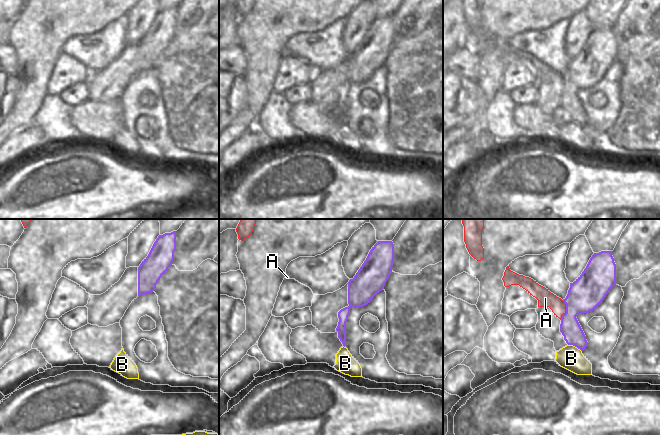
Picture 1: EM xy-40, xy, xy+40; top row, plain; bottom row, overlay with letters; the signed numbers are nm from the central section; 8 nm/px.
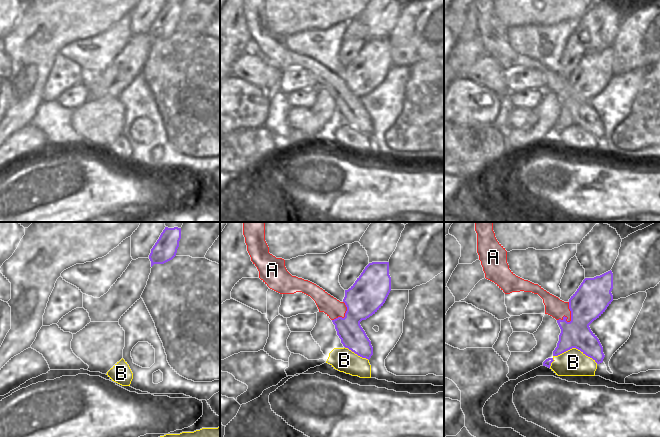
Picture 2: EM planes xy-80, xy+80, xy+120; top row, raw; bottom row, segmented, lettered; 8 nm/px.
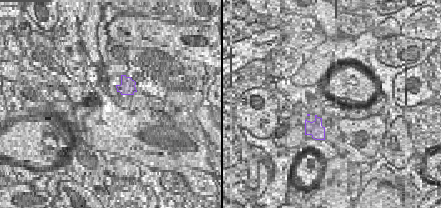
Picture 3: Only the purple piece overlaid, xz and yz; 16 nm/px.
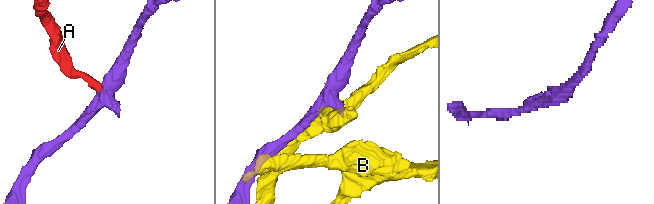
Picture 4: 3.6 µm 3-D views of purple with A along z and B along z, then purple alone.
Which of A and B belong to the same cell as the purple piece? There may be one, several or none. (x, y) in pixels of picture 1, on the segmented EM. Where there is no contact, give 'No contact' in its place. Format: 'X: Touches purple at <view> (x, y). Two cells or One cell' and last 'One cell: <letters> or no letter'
A: Touches purple at xy+40 (566, 310). Two cells
B: Touches purple at xy+40 (575, 346). Two cells
One cell: no letter.

